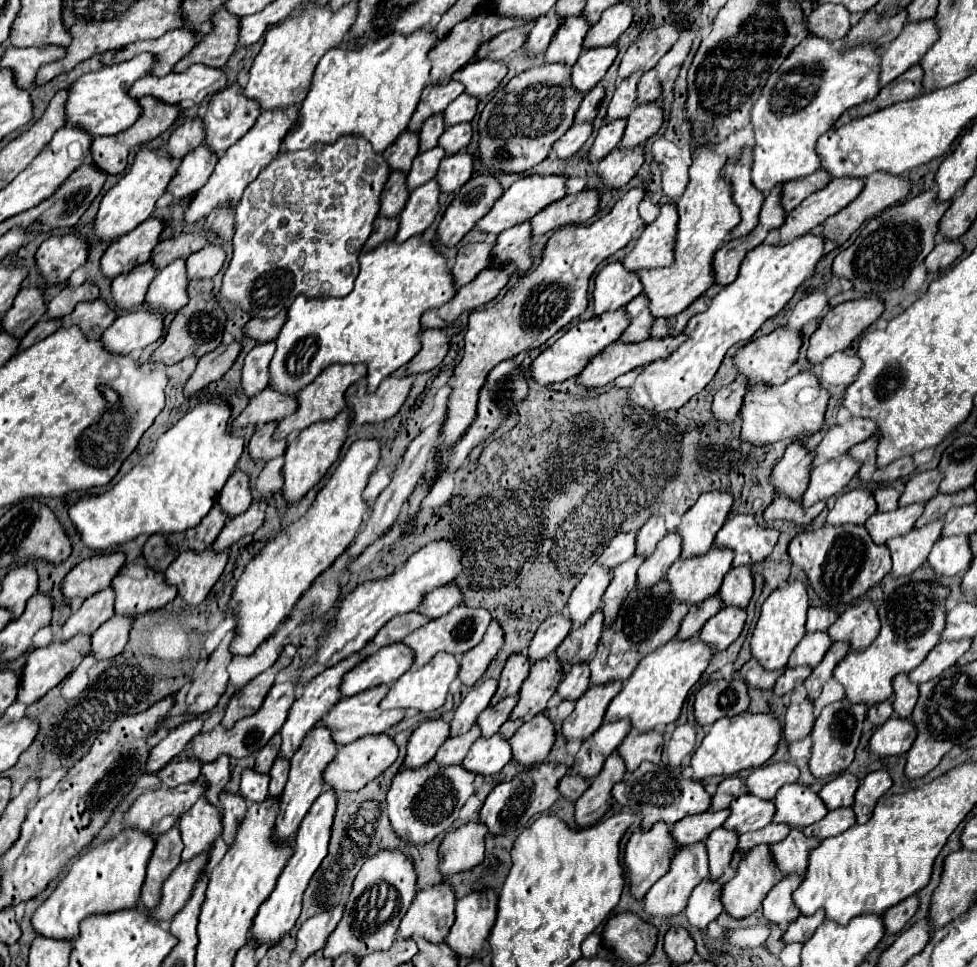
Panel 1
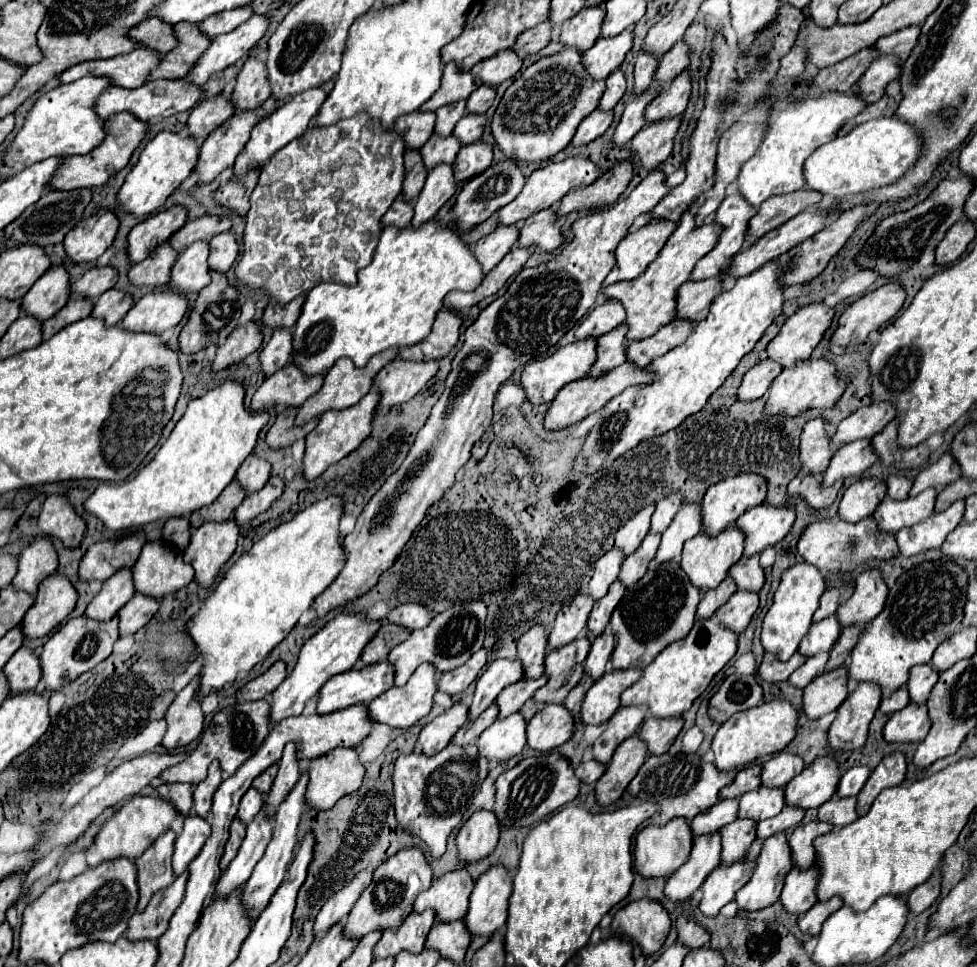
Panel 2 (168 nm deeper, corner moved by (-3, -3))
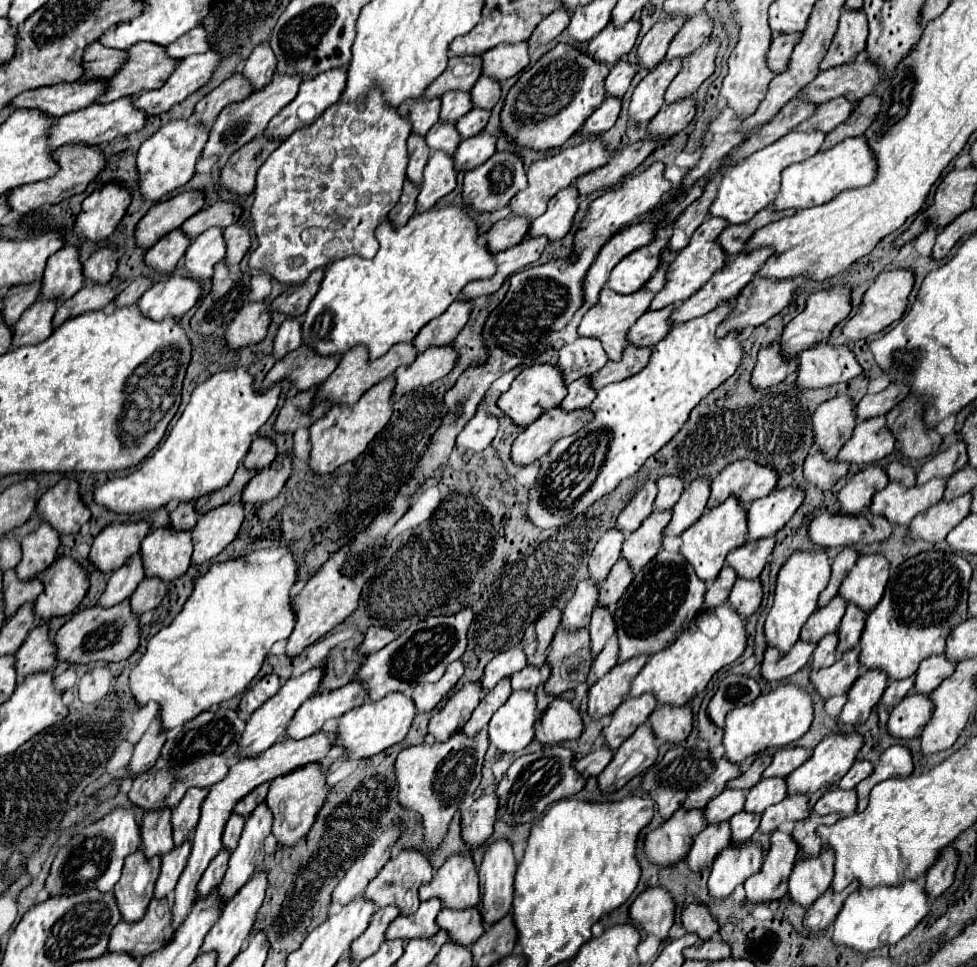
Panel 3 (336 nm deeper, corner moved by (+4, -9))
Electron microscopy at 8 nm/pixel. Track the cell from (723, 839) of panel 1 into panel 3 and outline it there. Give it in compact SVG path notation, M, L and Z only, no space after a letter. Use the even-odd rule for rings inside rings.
M737 813L735 817L729 819L731 823L731 831L733 831L733 843L745 843L751 839L751 835L757 831L761 821L761 815L757 813Z

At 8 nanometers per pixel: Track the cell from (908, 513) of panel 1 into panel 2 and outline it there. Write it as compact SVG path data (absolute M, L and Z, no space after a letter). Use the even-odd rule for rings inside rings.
M936 489L922 491L918 497L904 501L884 499L880 507L874 511L874 519L880 531L894 535L904 527L912 527L916 523L926 521L934 511L934 501L936 501Z

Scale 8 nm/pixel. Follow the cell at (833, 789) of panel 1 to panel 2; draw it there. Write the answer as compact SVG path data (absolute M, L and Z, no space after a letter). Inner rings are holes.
M852 767L852 769L848 769L840 777L836 795L838 797L856 797L862 791L868 775L870 775L870 769L868 767Z

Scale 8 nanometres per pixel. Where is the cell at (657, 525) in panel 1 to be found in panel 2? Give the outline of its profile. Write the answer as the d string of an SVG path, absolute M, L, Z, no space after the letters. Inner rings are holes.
M670 495L666 499L662 499L658 505L656 505L656 511L652 515L652 523L650 523L650 533L654 535L660 535L668 529L668 525L672 523L674 515L678 513L680 509L680 497L678 495Z

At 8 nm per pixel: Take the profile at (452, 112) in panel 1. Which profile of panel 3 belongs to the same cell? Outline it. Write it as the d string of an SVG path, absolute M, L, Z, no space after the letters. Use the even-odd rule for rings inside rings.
M481 75L477 85L471 89L471 99L475 107L493 109L495 103L501 99L501 83L497 79Z

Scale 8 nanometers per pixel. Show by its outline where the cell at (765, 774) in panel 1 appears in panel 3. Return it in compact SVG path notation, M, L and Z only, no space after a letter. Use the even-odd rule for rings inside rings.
M783 747L773 755L771 765L763 771L763 777L787 777L793 769L803 765L811 757L811 751L805 747Z

